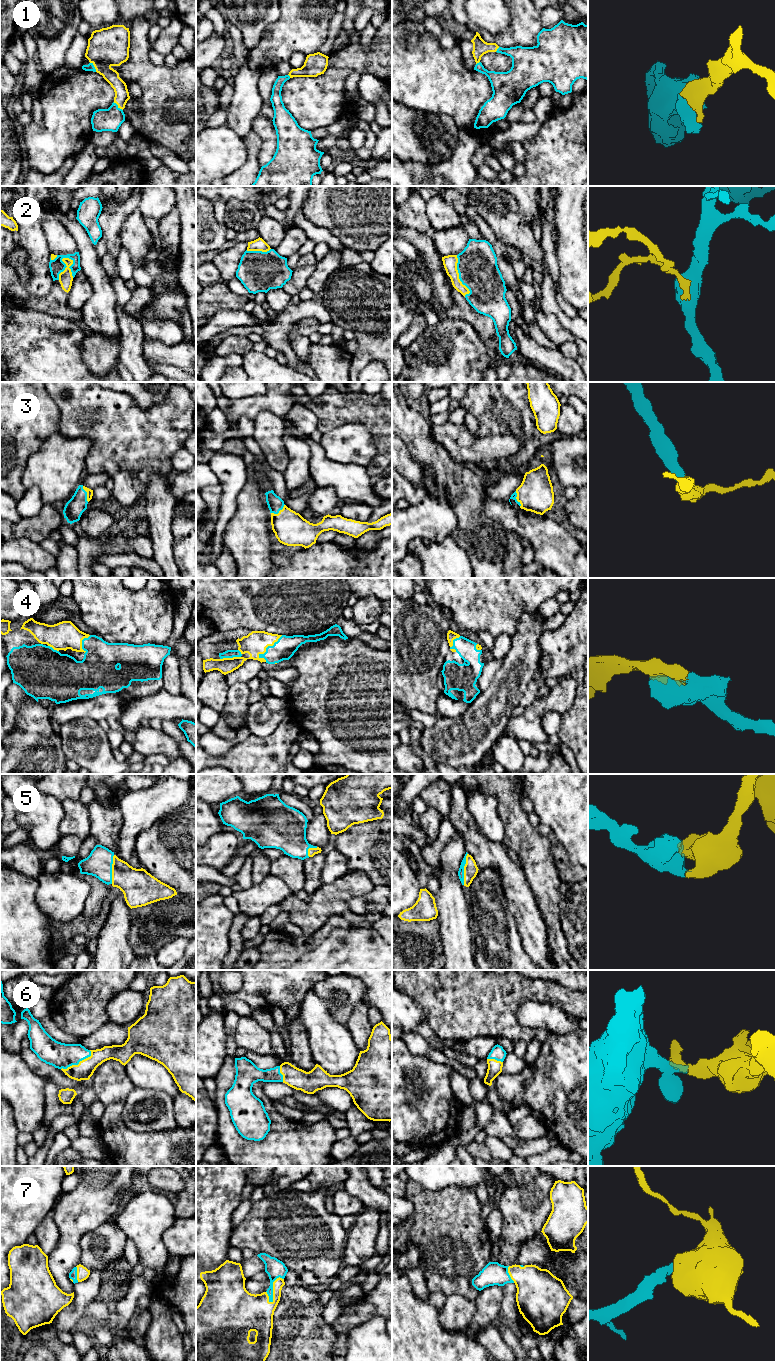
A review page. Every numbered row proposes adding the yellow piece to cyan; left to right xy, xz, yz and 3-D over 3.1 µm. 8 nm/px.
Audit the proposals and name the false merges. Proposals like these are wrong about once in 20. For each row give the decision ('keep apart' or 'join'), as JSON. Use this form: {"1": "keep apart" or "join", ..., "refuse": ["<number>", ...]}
{"1": "join", "2": "join", "3": "join", "4": "join", "5": "join", "6": "join", "7": "join", "refuse": []}

